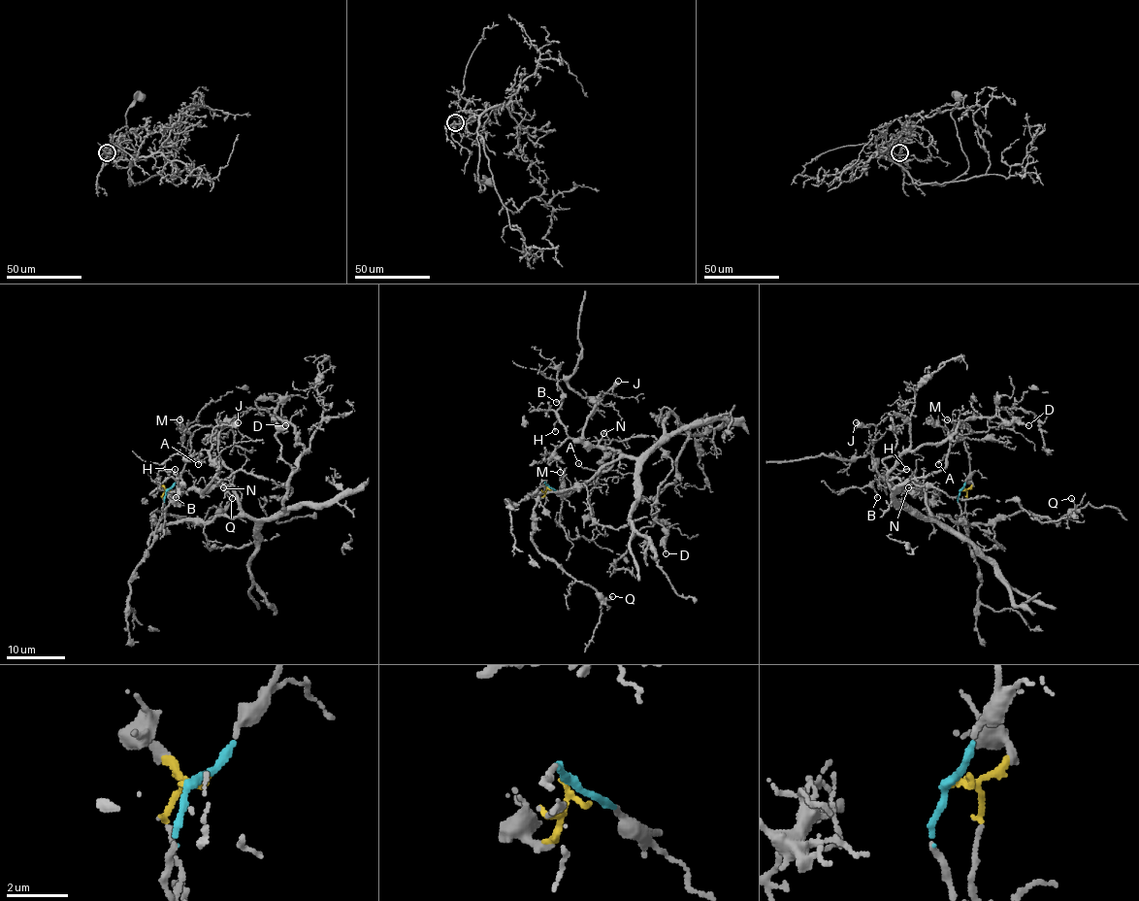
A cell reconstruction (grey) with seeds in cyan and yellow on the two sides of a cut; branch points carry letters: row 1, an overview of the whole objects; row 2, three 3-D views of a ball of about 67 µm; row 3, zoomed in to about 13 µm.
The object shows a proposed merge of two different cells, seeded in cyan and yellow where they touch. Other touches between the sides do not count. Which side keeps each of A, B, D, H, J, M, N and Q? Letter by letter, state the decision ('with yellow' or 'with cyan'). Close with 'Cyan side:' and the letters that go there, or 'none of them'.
A: with yellow
B: with yellow
D: with yellow
H: with yellow
J: with yellow
M: with yellow
N: with yellow
Q: with yellow
Cyan side: none of them

